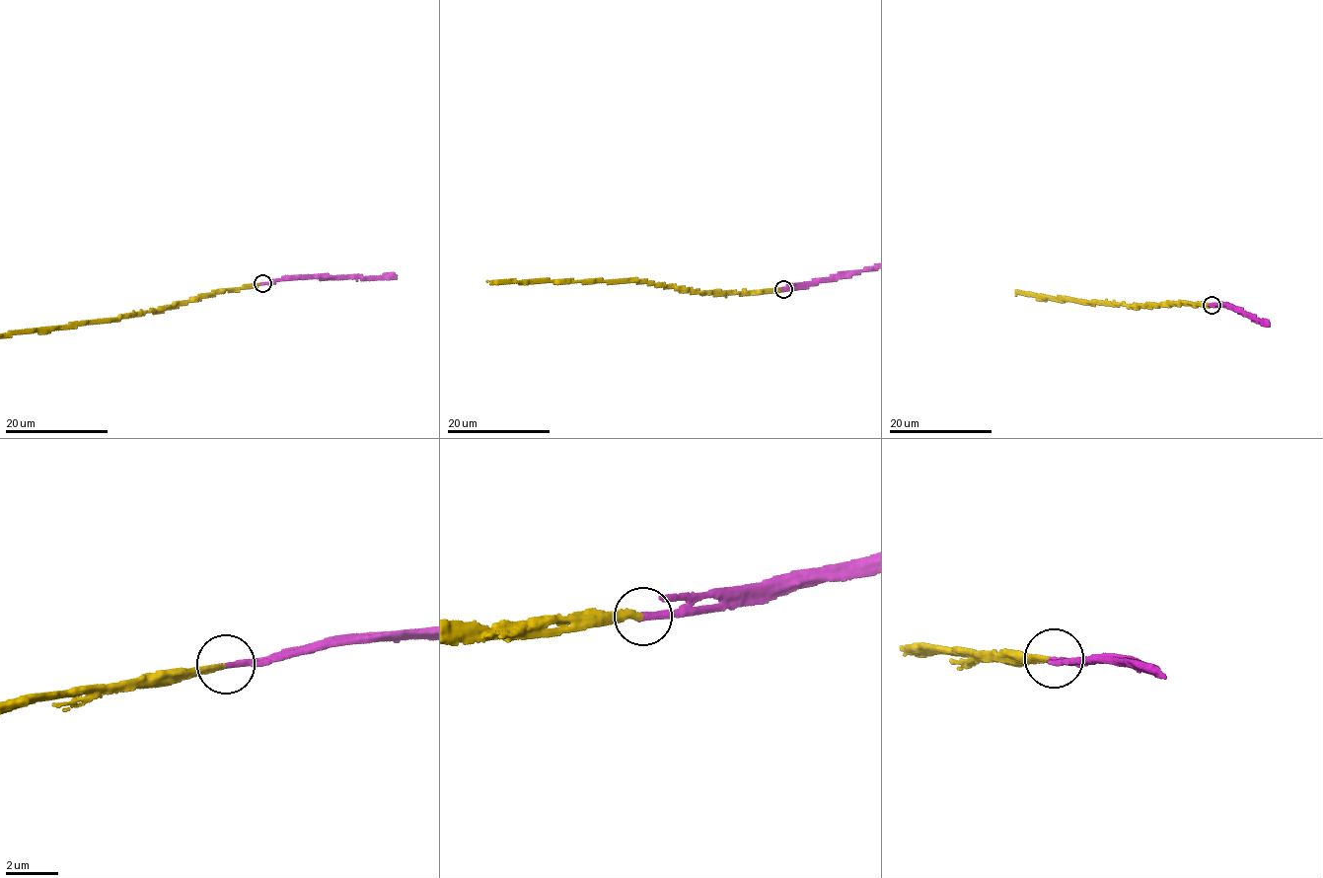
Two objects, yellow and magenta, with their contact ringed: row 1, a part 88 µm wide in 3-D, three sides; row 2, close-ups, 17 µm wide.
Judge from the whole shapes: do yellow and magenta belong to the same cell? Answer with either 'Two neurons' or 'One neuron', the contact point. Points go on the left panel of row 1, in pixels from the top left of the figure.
One neuron. Place: (262, 283)

